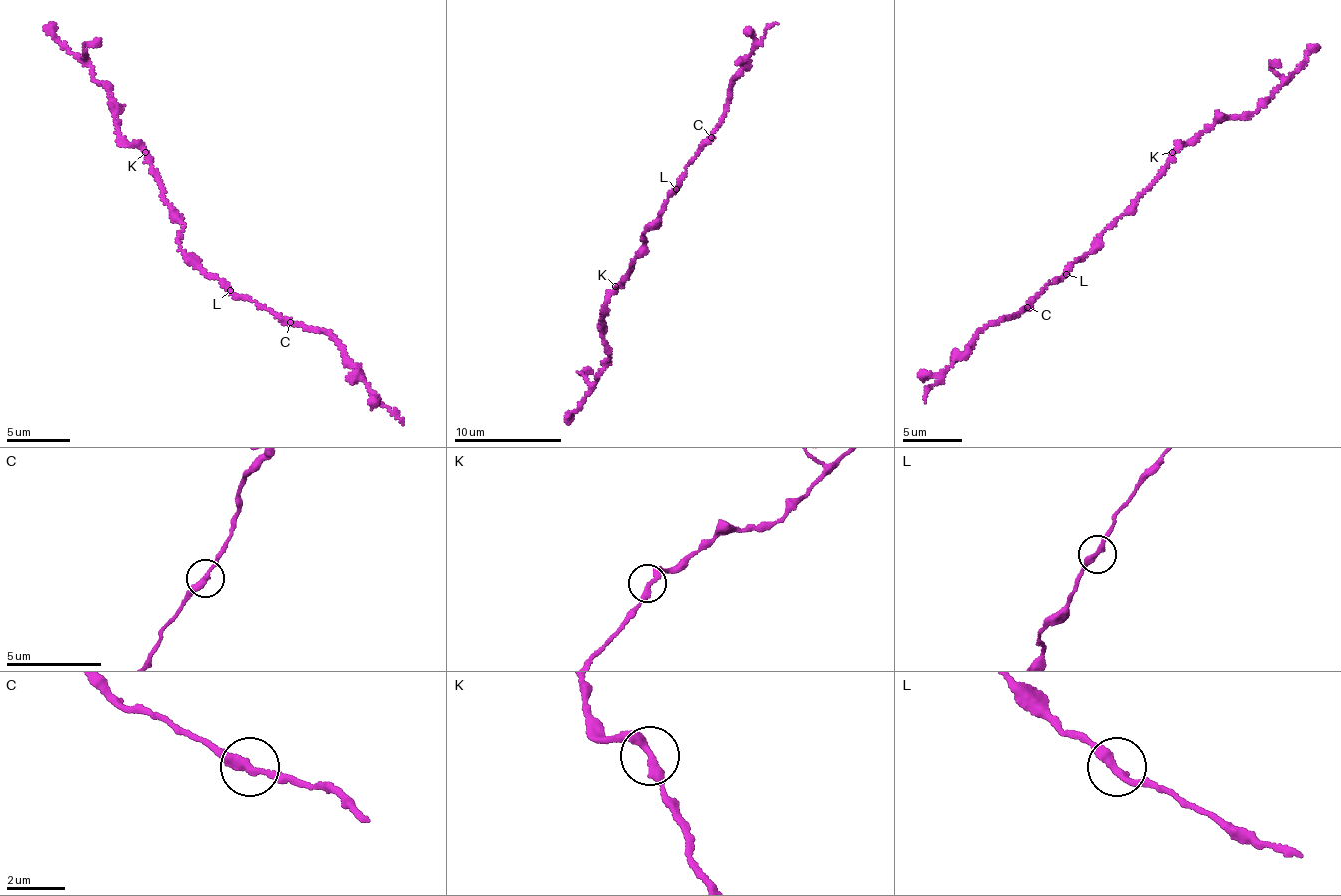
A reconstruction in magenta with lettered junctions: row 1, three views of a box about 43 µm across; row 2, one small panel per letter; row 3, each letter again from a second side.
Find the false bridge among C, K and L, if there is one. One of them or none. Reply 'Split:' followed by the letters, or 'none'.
Split: none

